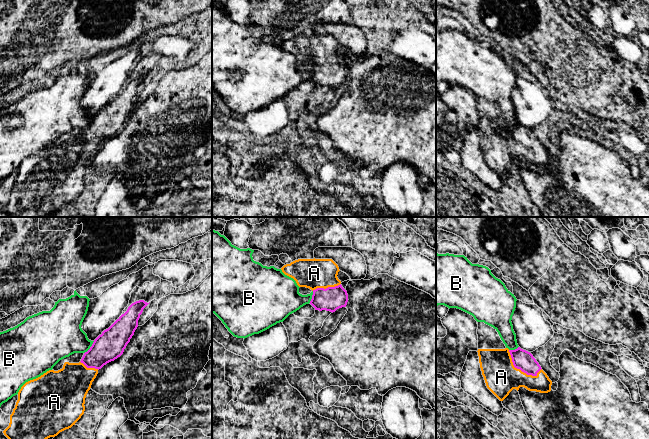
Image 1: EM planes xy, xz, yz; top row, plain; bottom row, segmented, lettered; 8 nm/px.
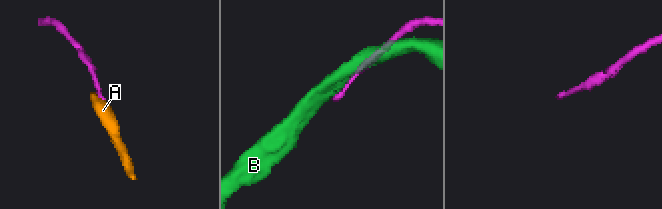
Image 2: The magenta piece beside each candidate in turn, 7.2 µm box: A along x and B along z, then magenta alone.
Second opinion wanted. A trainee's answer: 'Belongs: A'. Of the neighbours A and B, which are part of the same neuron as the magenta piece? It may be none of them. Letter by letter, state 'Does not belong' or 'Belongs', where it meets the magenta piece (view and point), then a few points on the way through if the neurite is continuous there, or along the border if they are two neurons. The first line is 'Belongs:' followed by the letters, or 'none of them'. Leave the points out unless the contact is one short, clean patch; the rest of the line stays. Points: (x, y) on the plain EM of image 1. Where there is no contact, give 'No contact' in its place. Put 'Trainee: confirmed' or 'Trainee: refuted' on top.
Trainee: confirmed
Belongs: A
A: Belongs. Touches magenta at yz (518, 144)
B: Does not belong. Touches magenta at xy (90, 123)

